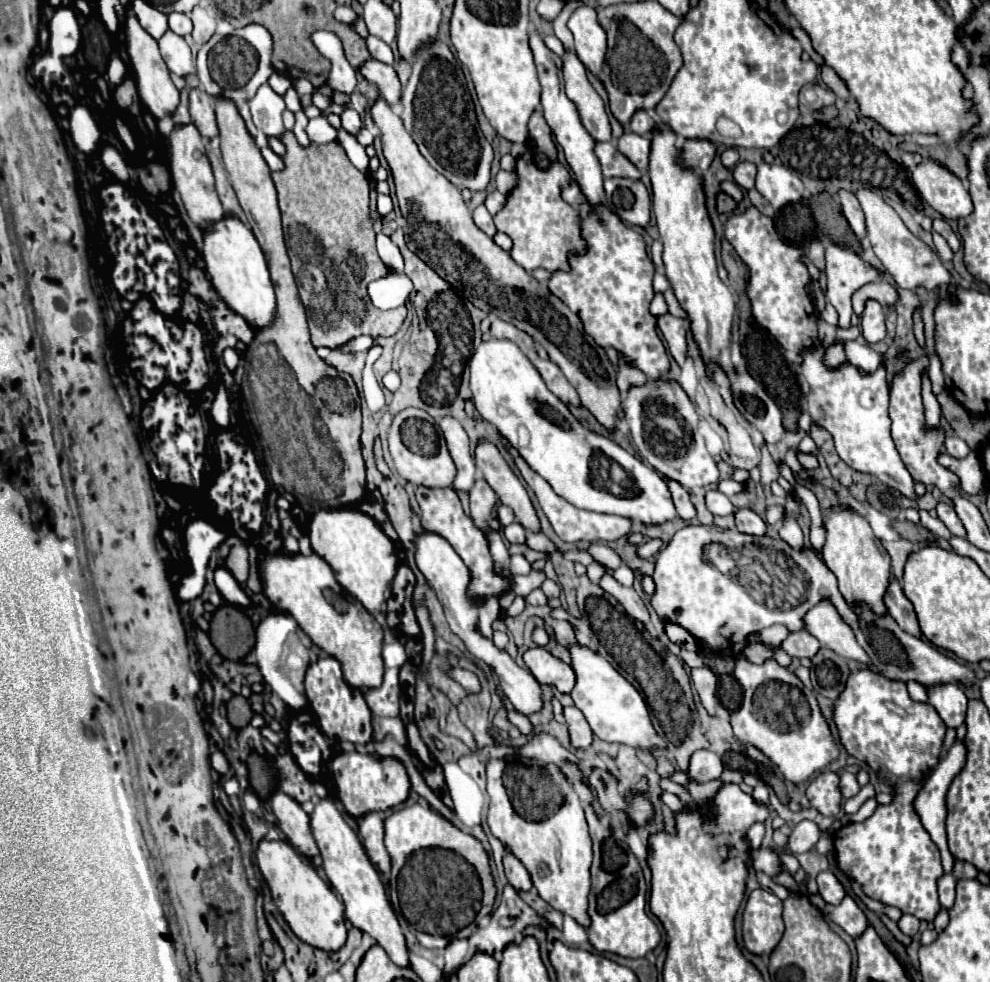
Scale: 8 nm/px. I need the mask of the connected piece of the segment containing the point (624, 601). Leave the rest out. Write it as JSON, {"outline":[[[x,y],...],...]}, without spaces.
{"outline":[[[604,574],[600,578],[600,588],[604,588],[608,594],[612,594],[626,608],[626,612],[632,618],[636,618],[640,622],[648,622],[650,620],[650,614],[648,614],[642,598],[636,594],[634,588],[624,588],[620,582],[614,580],[612,574]]]}

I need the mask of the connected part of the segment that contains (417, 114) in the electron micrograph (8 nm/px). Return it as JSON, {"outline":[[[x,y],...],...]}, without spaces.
{"outline":[[[436,36],[432,44],[424,44],[412,60],[412,74],[402,94],[402,122],[412,134],[422,156],[456,188],[480,192],[490,184],[490,166],[494,150],[480,134],[474,104],[466,88],[460,62],[454,58],[448,44]]]}

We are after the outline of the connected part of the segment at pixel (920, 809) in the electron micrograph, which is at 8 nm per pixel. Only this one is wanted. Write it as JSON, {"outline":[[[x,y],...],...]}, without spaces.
{"outline":[[[956,742],[944,760],[940,760],[940,764],[936,764],[936,768],[932,770],[932,774],[928,776],[928,780],[922,784],[920,792],[916,794],[916,800],[914,800],[914,808],[916,808],[916,814],[920,816],[920,822],[924,826],[924,830],[930,834],[930,838],[934,840],[934,844],[938,846],[940,850],[940,856],[942,856],[942,868],[946,872],[952,872],[952,866],[954,866],[954,856],[950,854],[948,850],[948,840],[946,840],[946,826],[944,826],[944,820],[946,820],[946,792],[948,792],[948,786],[952,782],[952,778],[964,768],[964,760],[966,760],[966,746],[964,742]]]}

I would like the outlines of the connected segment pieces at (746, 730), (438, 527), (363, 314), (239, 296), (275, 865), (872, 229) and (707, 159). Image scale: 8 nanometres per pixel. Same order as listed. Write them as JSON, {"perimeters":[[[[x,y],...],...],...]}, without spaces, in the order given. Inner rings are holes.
{"perimeters":[[[[740,658],[732,676],[744,690],[740,708],[728,716],[736,738],[742,744],[756,746],[764,752],[778,766],[786,781],[800,784],[840,756],[840,746],[834,742],[830,726],[818,708],[816,692],[808,690],[792,670],[780,666],[774,658],[764,660],[762,664]]],[[[418,488],[416,500],[418,500],[420,512],[422,512],[422,526],[428,532],[442,536],[456,550],[456,554],[470,568],[470,572],[474,574],[472,588],[468,588],[472,598],[488,598],[492,594],[500,596],[504,590],[508,590],[508,586],[510,586],[508,578],[498,576],[494,572],[494,562],[492,562],[492,556],[488,550],[488,540],[486,540],[484,532],[474,526],[472,518],[464,514],[456,490],[452,490],[452,488]]],[[[286,132],[282,142],[286,146],[286,154],[282,158],[286,166],[282,172],[272,172],[272,180],[278,190],[286,248],[292,260],[292,272],[296,276],[302,302],[306,306],[314,348],[338,348],[362,334],[370,334],[374,338],[394,336],[406,318],[406,308],[394,308],[388,312],[378,310],[366,292],[370,280],[378,280],[388,274],[388,266],[376,254],[376,232],[370,220],[370,188],[366,176],[352,166],[344,148],[336,140],[302,148],[294,134]]],[[[224,216],[204,234],[204,262],[208,278],[216,294],[240,314],[252,328],[268,328],[274,324],[276,316],[276,294],[270,280],[270,272],[250,228],[238,220]]],[[[262,840],[256,852],[260,872],[270,886],[274,904],[284,914],[292,932],[306,944],[334,952],[346,942],[344,904],[334,890],[316,874],[316,870],[302,860],[302,856],[284,840]]],[[[862,188],[862,190],[858,190],[856,196],[858,196],[860,206],[866,214],[868,240],[870,240],[876,256],[880,258],[884,268],[888,270],[888,274],[894,278],[896,286],[906,288],[906,290],[916,290],[916,288],[934,290],[938,286],[956,286],[950,272],[940,262],[938,254],[904,226],[900,216],[884,202],[884,198],[880,194]]],[[[684,140],[682,142],[682,162],[688,168],[706,170],[716,156],[716,144],[710,140]]]]}

